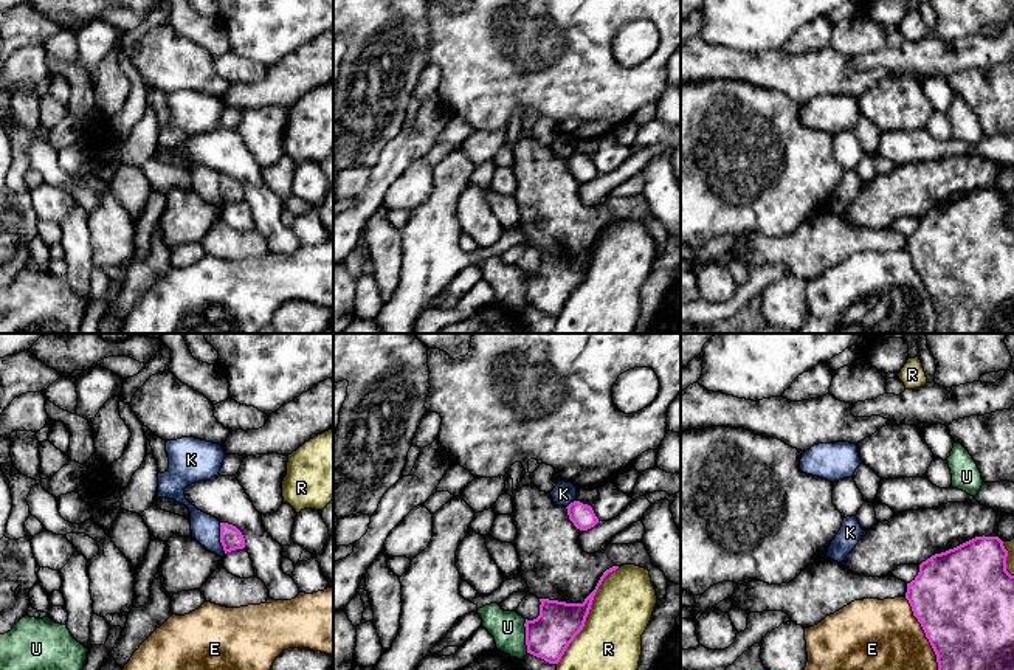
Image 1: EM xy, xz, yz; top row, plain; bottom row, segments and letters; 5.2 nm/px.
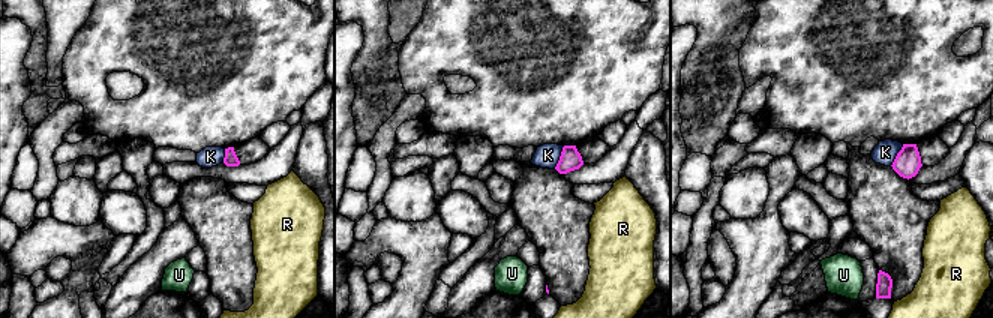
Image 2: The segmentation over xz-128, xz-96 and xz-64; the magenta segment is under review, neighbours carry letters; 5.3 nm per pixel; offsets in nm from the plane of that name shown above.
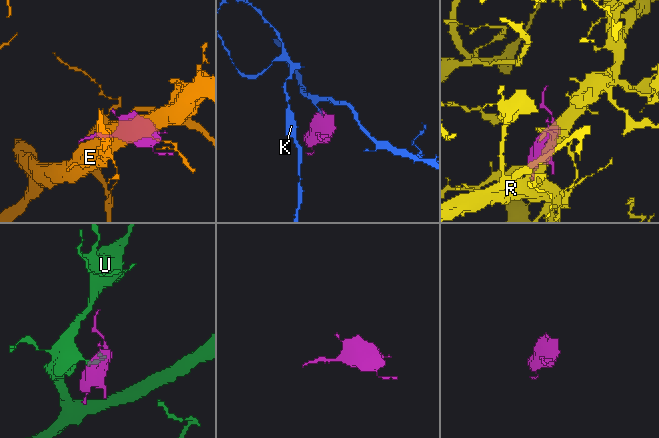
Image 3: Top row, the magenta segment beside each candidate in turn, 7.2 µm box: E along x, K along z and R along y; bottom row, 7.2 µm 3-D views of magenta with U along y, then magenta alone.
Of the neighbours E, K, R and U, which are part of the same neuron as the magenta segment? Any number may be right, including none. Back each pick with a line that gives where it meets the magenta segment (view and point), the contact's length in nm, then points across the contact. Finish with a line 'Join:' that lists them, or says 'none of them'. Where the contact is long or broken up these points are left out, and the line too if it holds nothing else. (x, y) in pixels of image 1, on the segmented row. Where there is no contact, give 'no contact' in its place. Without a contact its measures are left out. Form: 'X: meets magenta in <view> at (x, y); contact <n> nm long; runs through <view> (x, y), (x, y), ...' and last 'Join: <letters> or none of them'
Join: none of them

